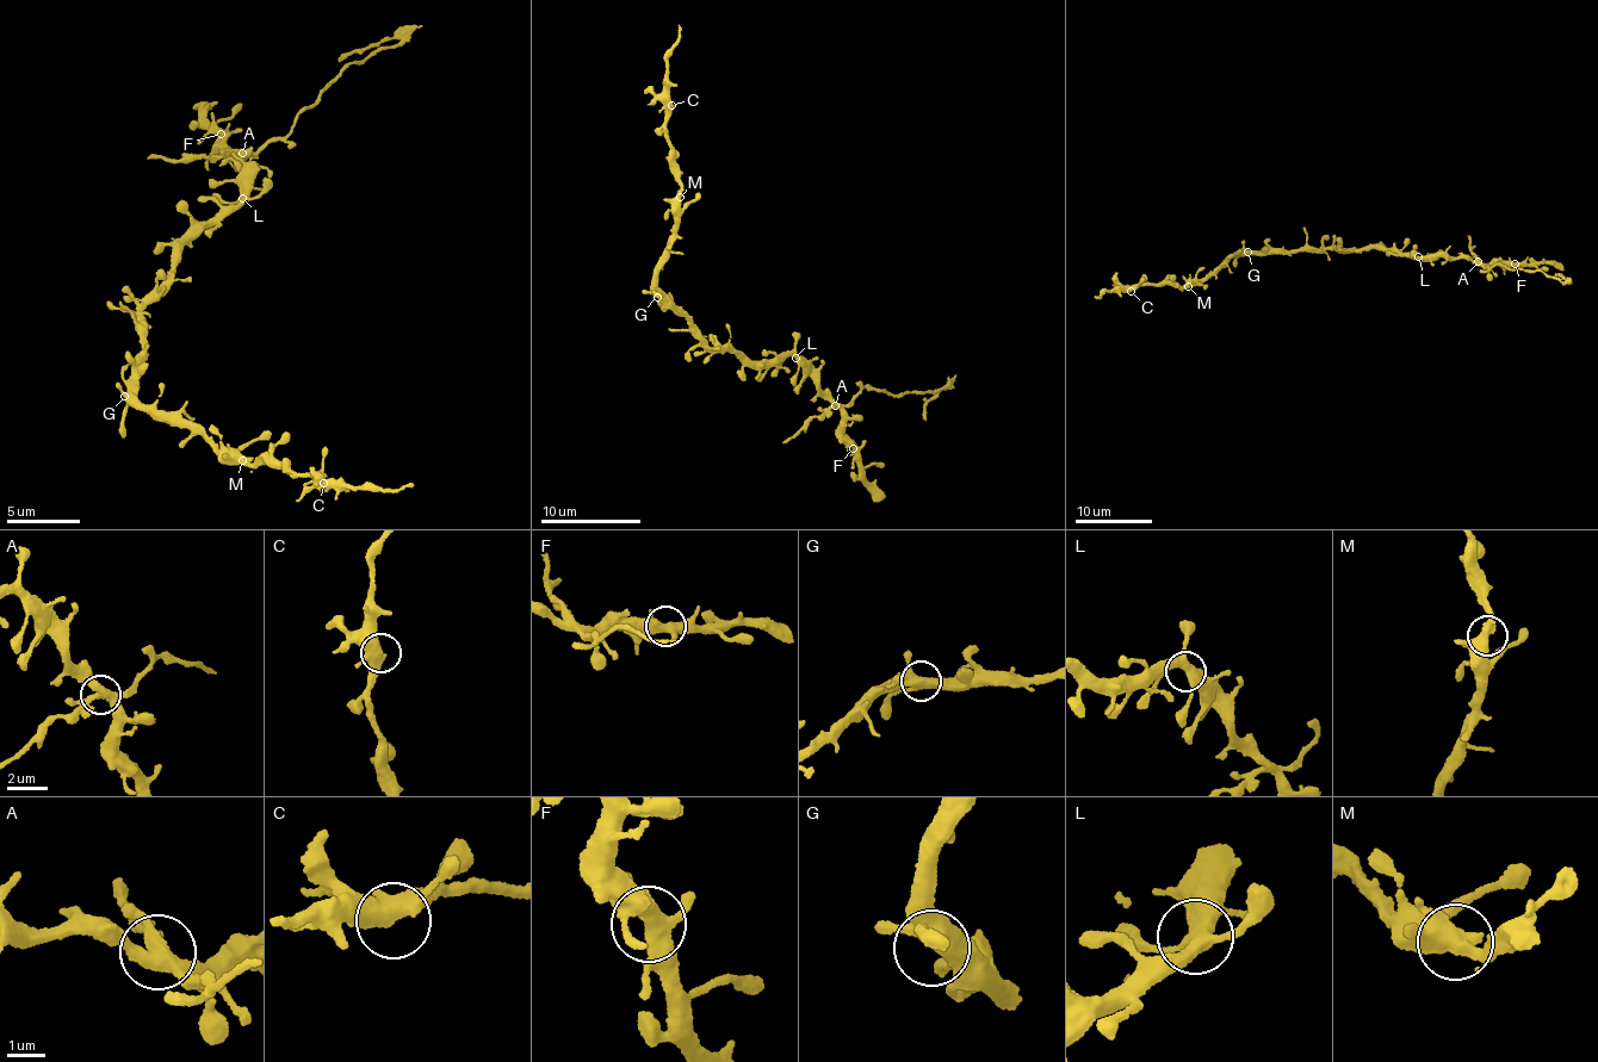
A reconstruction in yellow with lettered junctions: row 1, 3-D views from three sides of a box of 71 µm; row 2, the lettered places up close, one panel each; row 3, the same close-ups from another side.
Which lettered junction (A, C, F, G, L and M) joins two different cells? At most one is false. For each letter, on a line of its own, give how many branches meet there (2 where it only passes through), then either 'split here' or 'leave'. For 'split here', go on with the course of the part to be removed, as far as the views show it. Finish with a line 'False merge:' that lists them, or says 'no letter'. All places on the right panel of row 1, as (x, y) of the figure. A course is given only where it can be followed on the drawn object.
A: branches 4; split here; course (1478, 261), (1486, 268), (1498, 264), (1512, 271), (1540, 269), (1558, 279), (1562, 275)
C: branches 4; leave
F: branches 4; leave
G: branches 4; leave
L: branches 4; leave
M: branches 4; leave
False merge: A

